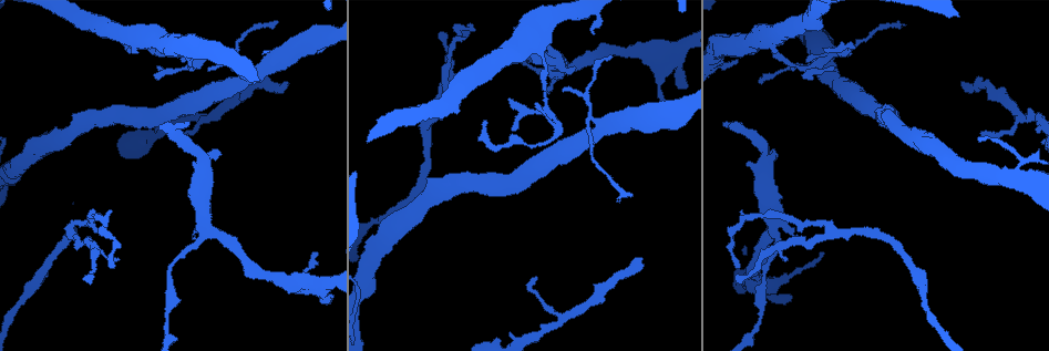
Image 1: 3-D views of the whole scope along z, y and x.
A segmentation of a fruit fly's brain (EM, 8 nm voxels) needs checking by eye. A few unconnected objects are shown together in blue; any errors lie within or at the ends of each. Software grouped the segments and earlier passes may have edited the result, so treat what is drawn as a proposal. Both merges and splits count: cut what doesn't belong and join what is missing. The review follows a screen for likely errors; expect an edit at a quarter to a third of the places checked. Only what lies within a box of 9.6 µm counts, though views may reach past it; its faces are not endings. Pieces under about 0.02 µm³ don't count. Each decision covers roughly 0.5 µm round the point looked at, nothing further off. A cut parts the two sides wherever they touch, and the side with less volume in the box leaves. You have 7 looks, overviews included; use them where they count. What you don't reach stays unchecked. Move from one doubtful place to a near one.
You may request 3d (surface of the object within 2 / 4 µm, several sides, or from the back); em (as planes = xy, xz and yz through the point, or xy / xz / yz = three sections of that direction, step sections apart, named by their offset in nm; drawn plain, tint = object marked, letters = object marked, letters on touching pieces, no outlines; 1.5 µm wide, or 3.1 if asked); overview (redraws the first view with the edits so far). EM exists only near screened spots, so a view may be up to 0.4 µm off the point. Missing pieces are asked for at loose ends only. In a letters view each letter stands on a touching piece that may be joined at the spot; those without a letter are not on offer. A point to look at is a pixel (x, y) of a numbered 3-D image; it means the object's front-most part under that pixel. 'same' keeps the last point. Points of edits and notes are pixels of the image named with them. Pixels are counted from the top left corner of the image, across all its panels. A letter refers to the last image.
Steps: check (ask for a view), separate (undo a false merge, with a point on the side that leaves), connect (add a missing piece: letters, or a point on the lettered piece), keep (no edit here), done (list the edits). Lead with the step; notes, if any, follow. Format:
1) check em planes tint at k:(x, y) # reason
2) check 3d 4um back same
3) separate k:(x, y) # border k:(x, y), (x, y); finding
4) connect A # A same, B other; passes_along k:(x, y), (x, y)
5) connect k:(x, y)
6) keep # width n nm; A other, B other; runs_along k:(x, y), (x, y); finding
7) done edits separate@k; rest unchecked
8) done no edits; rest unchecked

check 3d 2um at 1:(803, 77) # tapers out

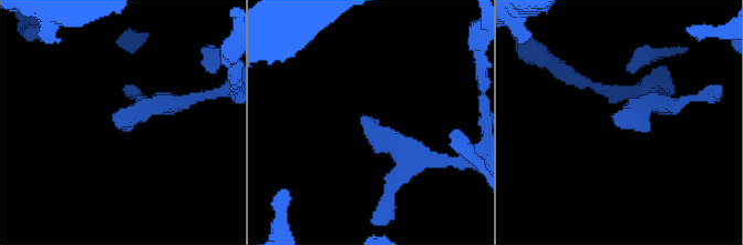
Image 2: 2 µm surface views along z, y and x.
check em planes letters at 2:(361, 118)

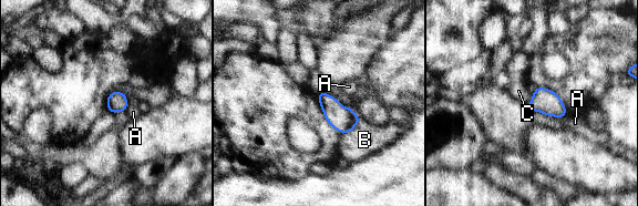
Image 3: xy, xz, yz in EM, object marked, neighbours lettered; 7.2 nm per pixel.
keep # A other, B other, C other; border 3:(323, 91), (343, 106), (350, 107); no lettered piece goes on from it

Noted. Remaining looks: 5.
check 3d 4um at 1:(171, 280) # sudden change in width

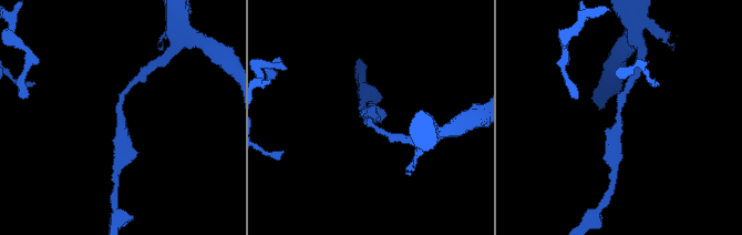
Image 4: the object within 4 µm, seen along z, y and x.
check em planes letters at 4:(367, 117) # need the tissue

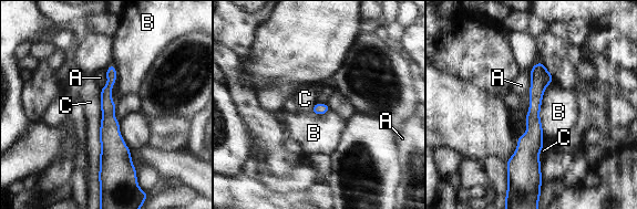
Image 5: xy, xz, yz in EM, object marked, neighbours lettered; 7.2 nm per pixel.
keep # width 90 nm; A other, B other, C other; continuous, no second neuron

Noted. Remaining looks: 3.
check 3d 2um at 1:(593, 34)

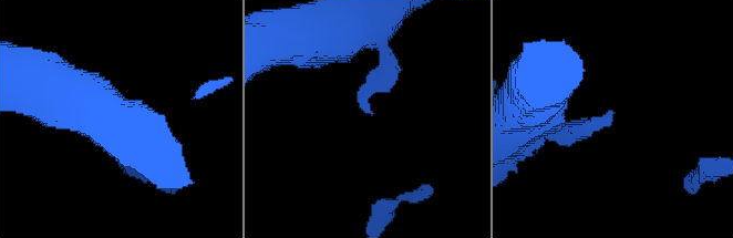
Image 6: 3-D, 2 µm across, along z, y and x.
check em planes tint at 6:(611, 111) # now the EM

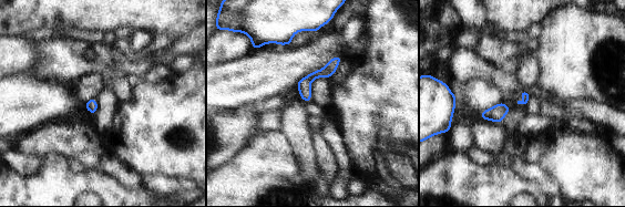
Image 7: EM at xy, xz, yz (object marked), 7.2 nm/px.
check em planes letters same

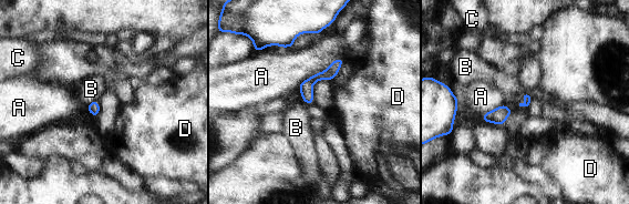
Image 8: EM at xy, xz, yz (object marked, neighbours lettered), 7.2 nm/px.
keep # A other, B other, C other, D other; runs_along 8:(340, 61), (308, 84), (309, 101); none of them fits

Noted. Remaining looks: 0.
done no edits; rest unchecked

